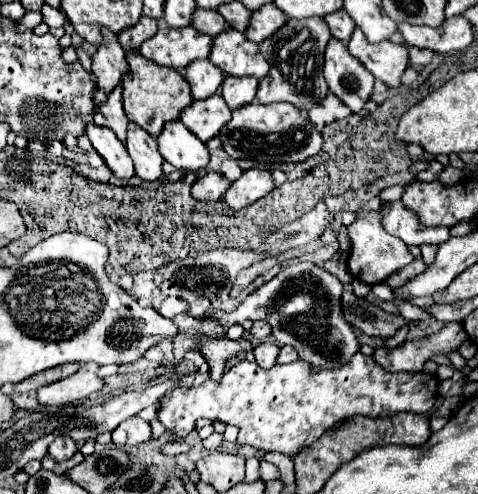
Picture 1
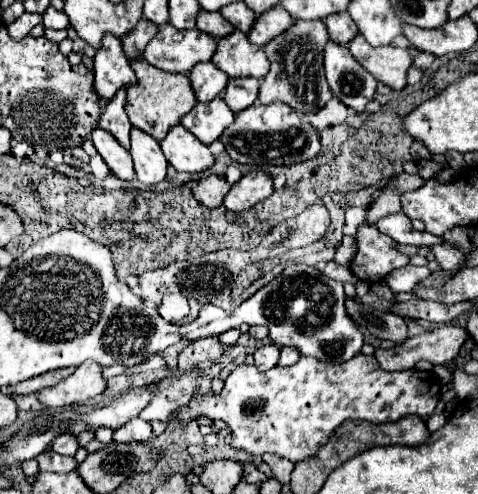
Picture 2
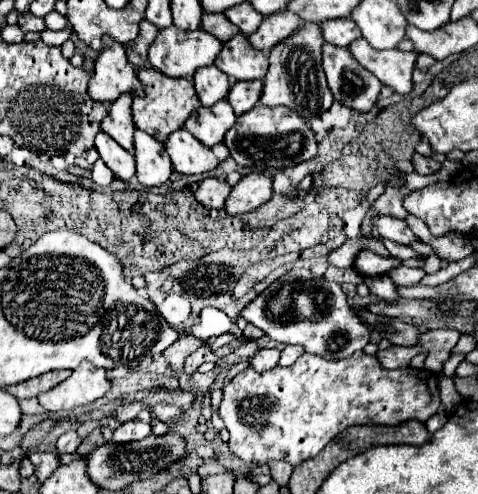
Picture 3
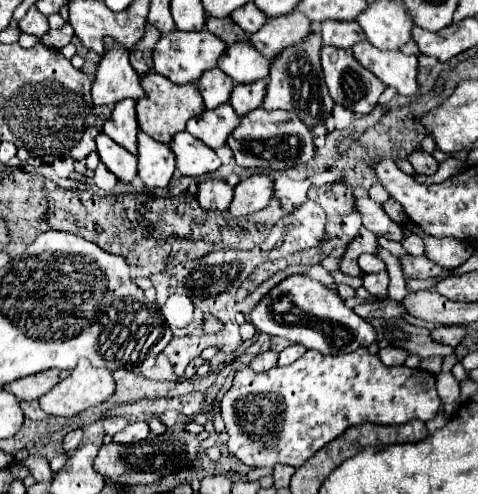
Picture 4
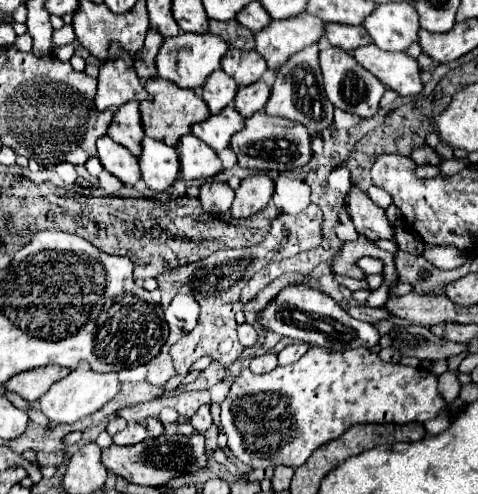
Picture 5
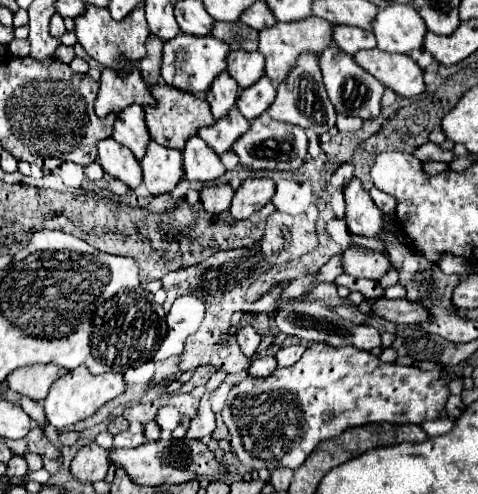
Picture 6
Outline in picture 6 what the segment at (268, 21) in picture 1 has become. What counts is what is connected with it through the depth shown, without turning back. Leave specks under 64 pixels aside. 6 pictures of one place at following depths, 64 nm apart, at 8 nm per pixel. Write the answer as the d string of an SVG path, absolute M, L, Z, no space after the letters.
M310 16L308 20L296 20L296 22L278 22L272 28L260 30L260 44L258 52L266 58L266 76L274 82L282 82L286 74L292 70L296 58L304 50L312 50L314 54L320 54L324 48L332 44L332 24L328 20Z

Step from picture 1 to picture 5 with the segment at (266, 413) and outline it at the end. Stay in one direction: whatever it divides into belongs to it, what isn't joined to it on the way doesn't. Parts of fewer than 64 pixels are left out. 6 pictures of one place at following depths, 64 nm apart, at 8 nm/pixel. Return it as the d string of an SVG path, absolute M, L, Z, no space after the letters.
M312 346L298 362L290 366L278 366L268 374L256 376L244 368L232 382L230 392L222 402L222 428L228 436L228 448L232 454L250 468L268 468L280 464L298 468L316 448L342 436L342 432L354 424L422 424L436 418L442 408L444 400L436 390L436 376L430 370L386 364L378 358L378 354L364 348L330 352Z

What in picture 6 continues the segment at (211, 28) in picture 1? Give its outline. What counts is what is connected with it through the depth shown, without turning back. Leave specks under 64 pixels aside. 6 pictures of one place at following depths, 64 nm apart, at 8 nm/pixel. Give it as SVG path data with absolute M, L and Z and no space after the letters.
M214 22L212 36L228 42L232 50L256 50L258 48L258 32L252 30L250 26L238 22Z

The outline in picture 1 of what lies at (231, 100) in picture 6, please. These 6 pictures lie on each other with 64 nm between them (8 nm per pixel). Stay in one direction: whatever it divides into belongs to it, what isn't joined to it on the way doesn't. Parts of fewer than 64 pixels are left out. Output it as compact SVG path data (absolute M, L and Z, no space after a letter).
M194 60L192 64L188 64L184 78L192 88L192 96L200 100L212 96L220 88L224 74L210 60Z

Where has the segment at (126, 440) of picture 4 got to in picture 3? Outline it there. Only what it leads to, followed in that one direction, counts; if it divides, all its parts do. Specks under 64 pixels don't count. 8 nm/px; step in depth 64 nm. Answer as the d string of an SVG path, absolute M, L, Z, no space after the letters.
M130 420L130 422L124 422L120 428L114 430L114 442L126 444L126 442L134 442L134 440L144 440L150 434L152 434L152 428L148 422Z

